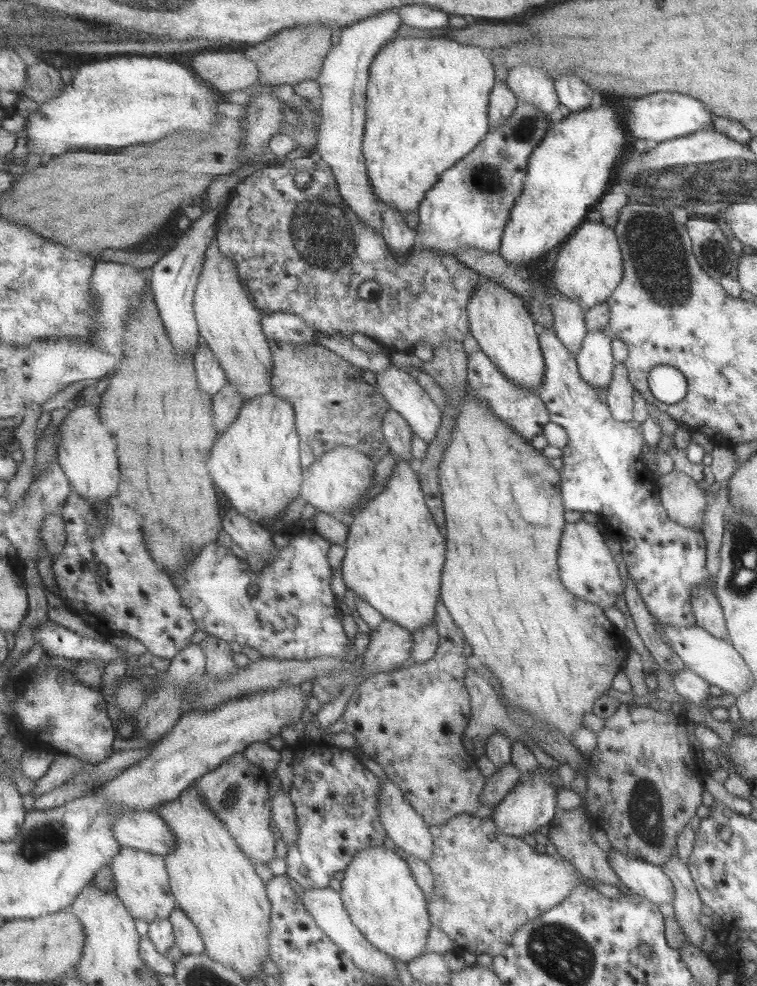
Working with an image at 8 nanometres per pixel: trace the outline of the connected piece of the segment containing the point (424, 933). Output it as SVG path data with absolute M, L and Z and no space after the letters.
M366 848L352 861L352 866L348 867L343 882L345 888L343 896L347 910L351 913L355 924L376 947L396 960L406 963L411 963L427 952L435 925L431 918L429 900L408 859L404 860L398 852L390 848Z

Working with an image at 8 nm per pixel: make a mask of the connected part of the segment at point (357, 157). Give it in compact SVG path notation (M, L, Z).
M390 9L374 17L364 19L343 30L341 43L332 50L324 64L322 76L318 78L323 91L319 154L327 160L338 177L342 196L352 205L360 219L370 227L384 232L384 213L387 206L376 194L376 187L370 176L368 159L364 153L368 126L368 100L371 86L372 66L383 48L398 36L403 20L399 9Z

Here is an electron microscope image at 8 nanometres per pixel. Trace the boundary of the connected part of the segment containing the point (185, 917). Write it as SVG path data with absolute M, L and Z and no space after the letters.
M179 907L170 920L176 927L178 945L184 949L185 955L203 955L206 953L207 944L203 932L182 908Z

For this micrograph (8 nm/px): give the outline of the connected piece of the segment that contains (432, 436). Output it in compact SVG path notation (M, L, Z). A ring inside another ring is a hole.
M392 364L387 372L377 375L377 382L393 409L408 419L416 434L430 444L438 439L440 430L443 428L443 409L439 404L436 404L431 393L427 391L427 388L424 388L416 374L406 372L400 366Z

